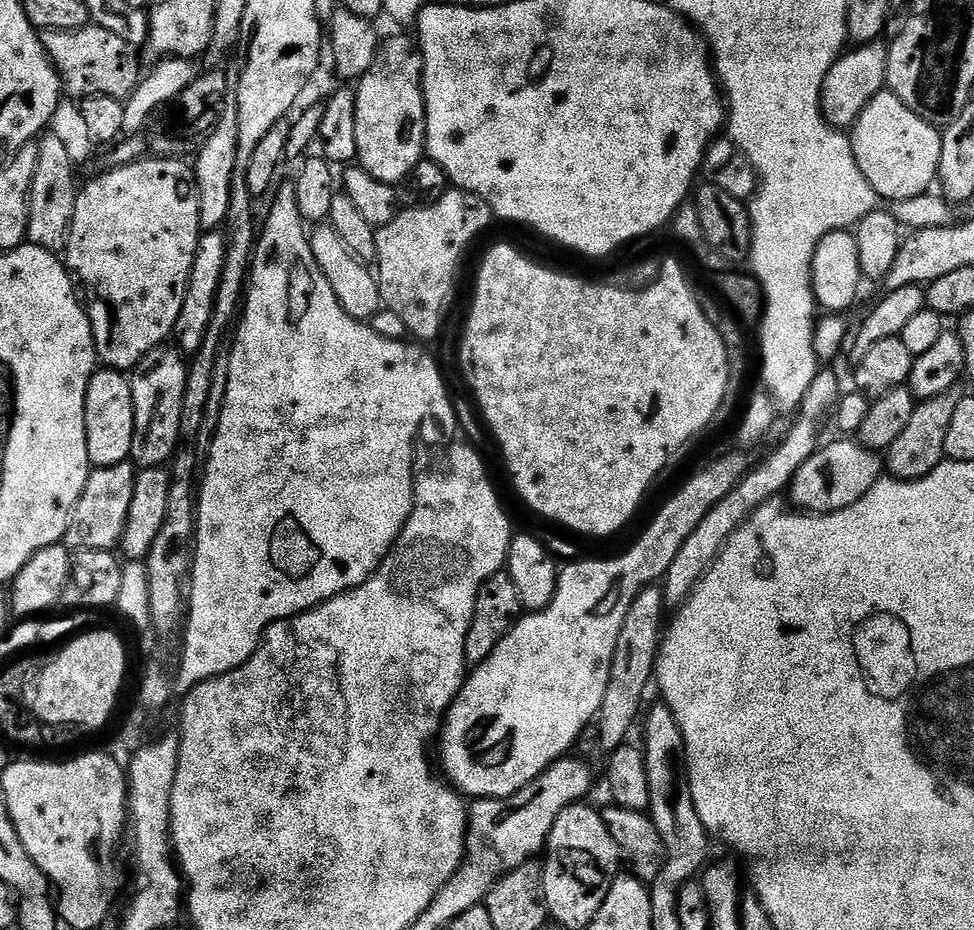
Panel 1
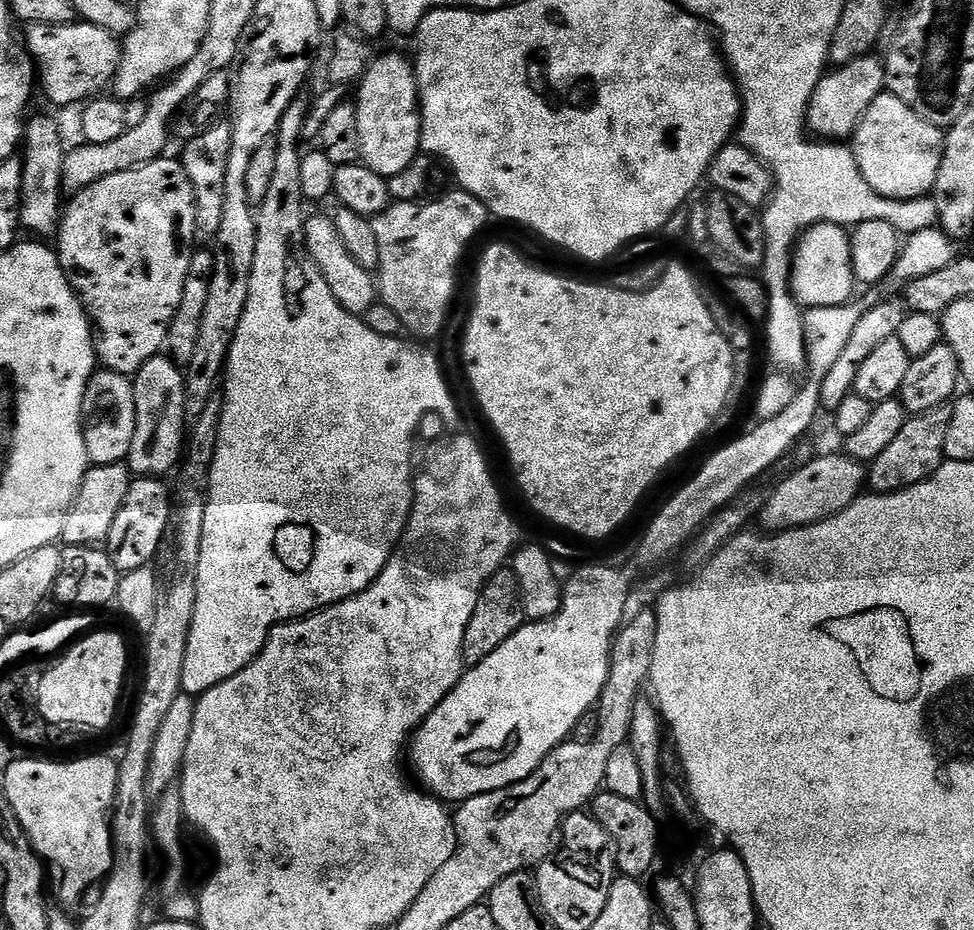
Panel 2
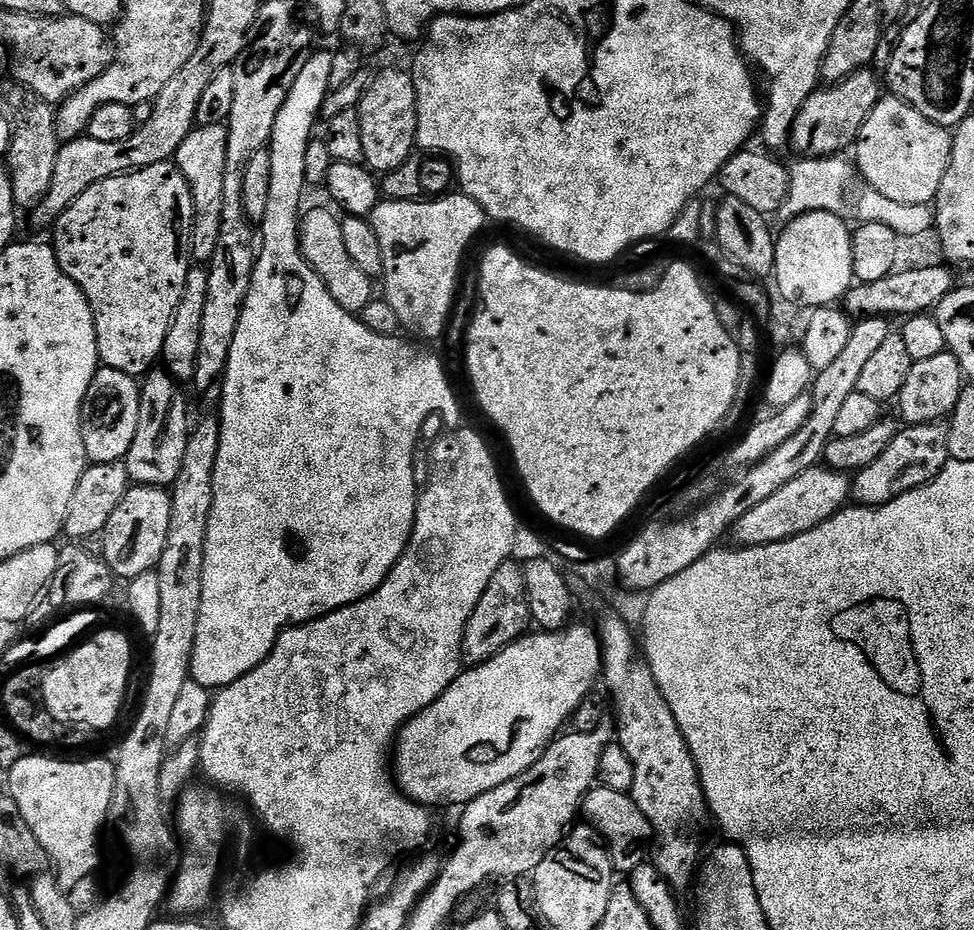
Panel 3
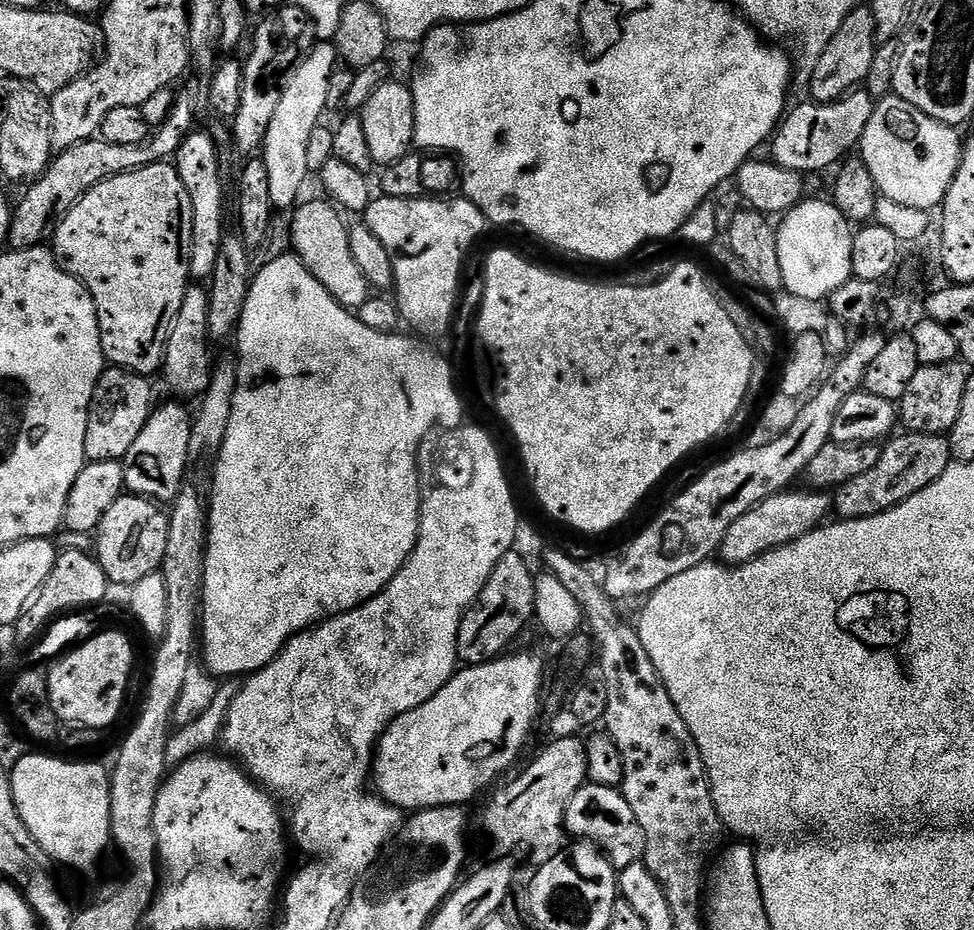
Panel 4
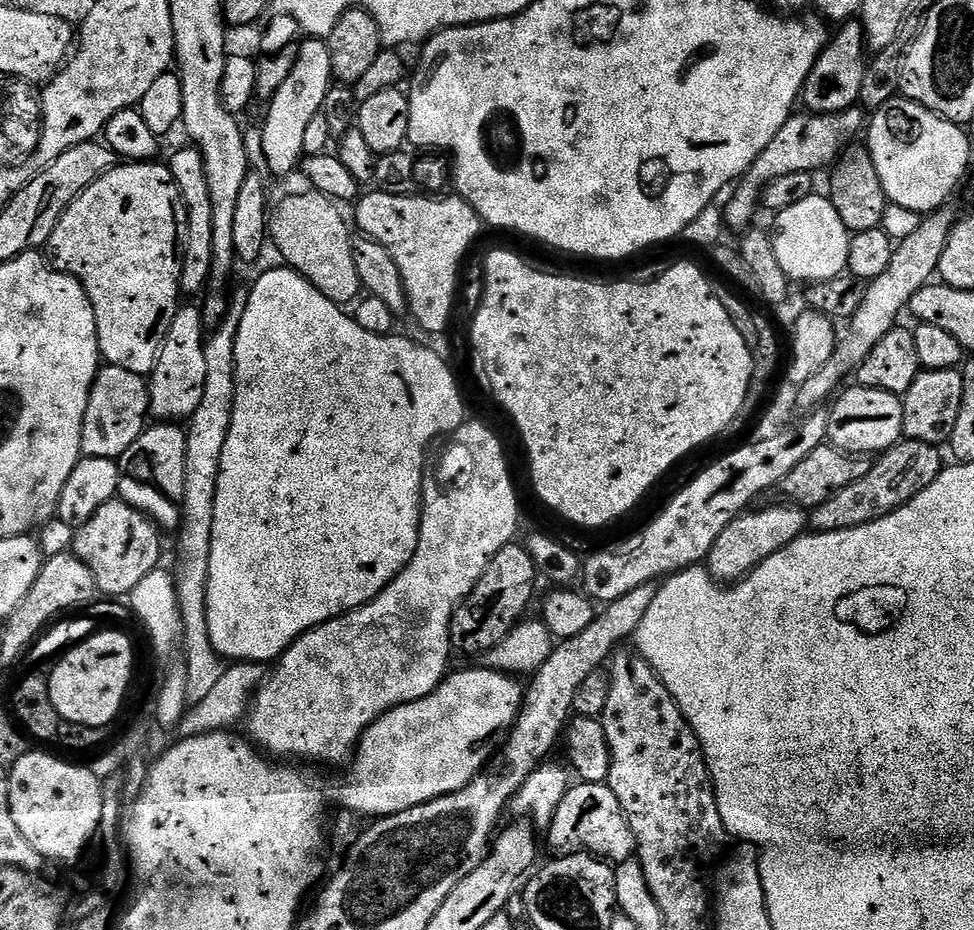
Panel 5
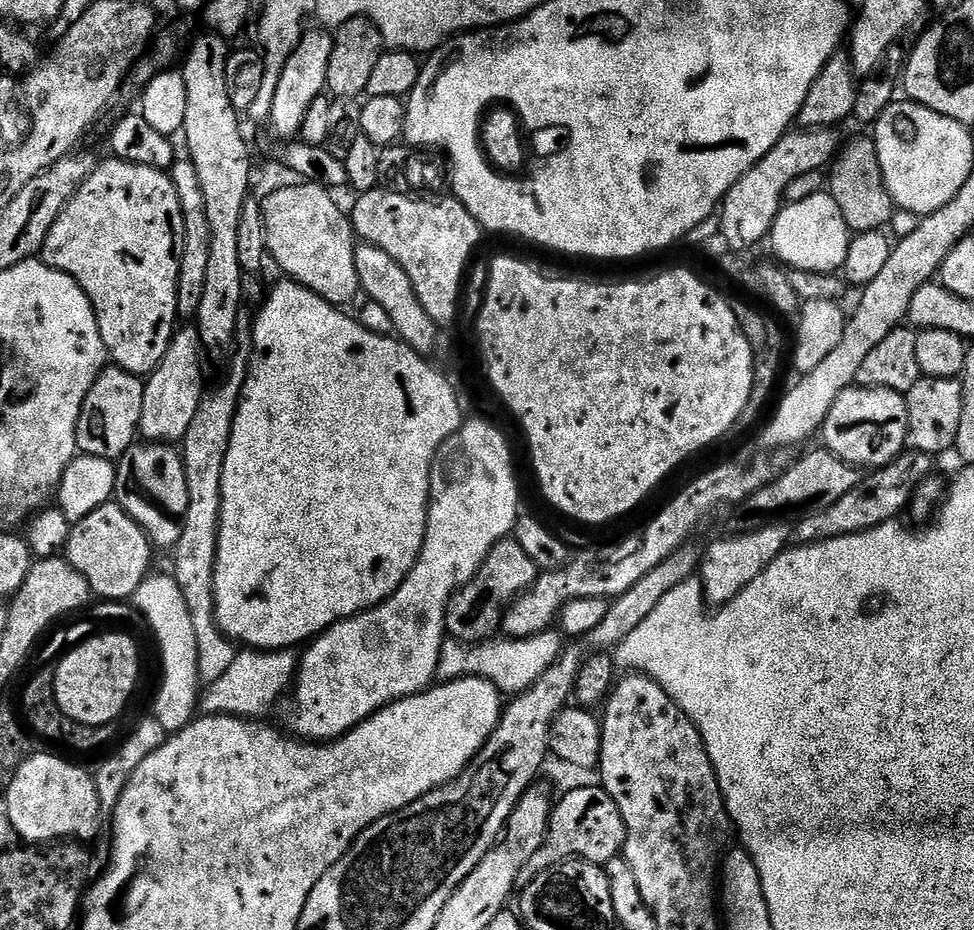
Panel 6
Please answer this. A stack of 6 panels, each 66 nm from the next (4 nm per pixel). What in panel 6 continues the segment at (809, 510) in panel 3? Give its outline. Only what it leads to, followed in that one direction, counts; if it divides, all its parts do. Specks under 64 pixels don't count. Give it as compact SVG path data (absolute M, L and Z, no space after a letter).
M769 522L763 528L756 528L752 532L744 532L740 536L725 535L724 540L716 540L708 549L703 549L702 559L698 569L700 585L704 587L704 598L709 605L723 606L734 599L760 572L774 562L781 552L785 551L790 540L790 528L787 524Z

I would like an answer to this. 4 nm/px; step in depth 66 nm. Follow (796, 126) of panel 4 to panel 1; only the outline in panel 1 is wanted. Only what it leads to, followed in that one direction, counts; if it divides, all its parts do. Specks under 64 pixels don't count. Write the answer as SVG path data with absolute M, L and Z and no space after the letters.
M861 44L845 51L839 60L830 66L830 74L822 82L820 110L833 128L848 130L855 125L862 110L879 93L885 91L888 82L888 44Z

